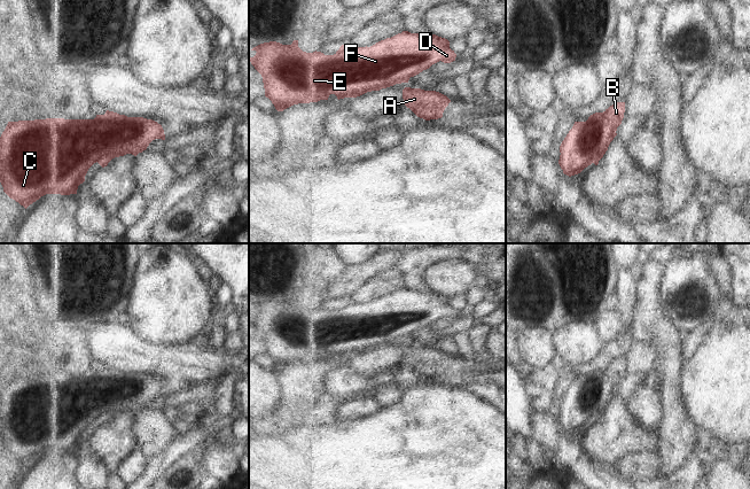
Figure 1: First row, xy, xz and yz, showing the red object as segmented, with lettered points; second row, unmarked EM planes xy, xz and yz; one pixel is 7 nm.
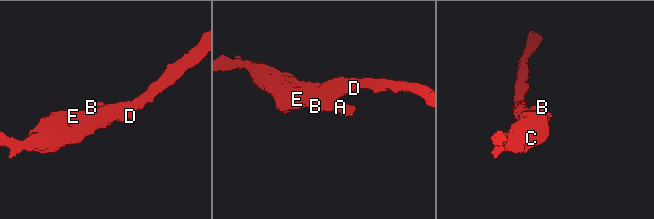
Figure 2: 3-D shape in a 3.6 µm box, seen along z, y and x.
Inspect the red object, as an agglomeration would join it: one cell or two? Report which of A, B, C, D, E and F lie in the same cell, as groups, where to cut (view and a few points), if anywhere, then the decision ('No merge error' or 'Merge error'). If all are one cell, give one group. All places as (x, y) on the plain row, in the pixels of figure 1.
Groups: A B / C D E F. Split along yz (585, 379), (591, 383), (602, 375), (615, 389). Merge error

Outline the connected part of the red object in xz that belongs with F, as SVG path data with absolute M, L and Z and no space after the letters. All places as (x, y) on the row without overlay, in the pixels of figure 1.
M403 288L370 304L351 304L342 302L334 312L321 309L306 310L298 304L298 297L291 302L276 298L253 304L253 315L249 318L261 332L265 354L278 368L298 362L328 357L330 351L337 356L357 355L359 349L380 348L396 341L408 340L414 334L442 318L451 320L456 311L450 305L450 298L436 292L411 290Z

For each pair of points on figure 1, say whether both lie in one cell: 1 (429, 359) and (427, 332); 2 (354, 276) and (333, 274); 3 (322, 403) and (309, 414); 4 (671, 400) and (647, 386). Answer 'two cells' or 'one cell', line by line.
1: two cells
2: one cell
3: one cell
4: two cells

